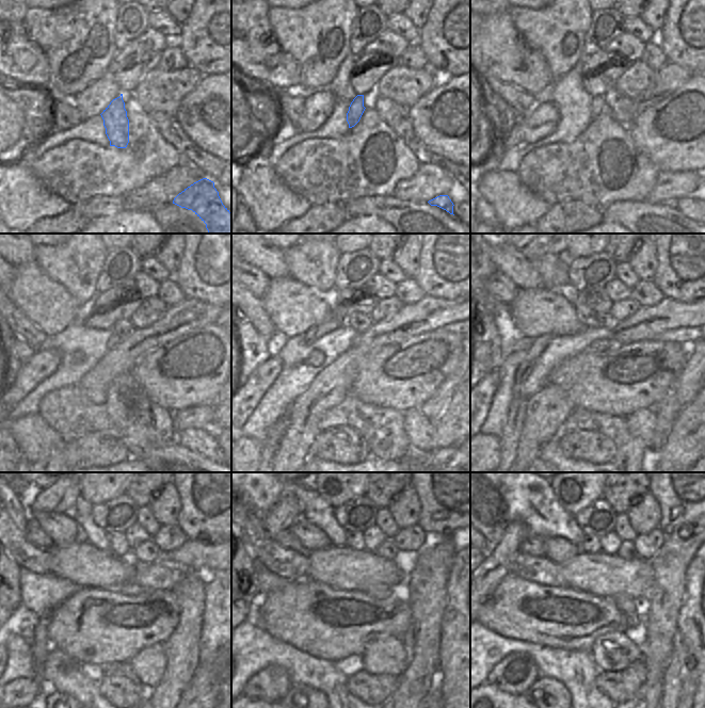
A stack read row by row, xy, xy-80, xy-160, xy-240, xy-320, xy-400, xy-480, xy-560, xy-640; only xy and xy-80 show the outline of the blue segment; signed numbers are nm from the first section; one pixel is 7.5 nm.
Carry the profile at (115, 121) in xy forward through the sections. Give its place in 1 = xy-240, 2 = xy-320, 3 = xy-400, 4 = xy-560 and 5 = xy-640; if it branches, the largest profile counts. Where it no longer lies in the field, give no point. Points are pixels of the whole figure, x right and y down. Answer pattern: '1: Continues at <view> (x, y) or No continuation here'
1: Continues at xy-240 (123, 327)
2: Continues at xy-320 (359, 322)
3: Continues at xy-400 (590, 318)
4: Continues at xy-560 (258, 494)
5: Continues at xy-640 (492, 494)

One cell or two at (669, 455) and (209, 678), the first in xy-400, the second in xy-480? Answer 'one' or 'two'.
one

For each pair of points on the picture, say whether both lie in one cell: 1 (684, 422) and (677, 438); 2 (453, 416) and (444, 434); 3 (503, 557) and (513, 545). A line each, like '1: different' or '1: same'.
1: same
2: same
3: same

